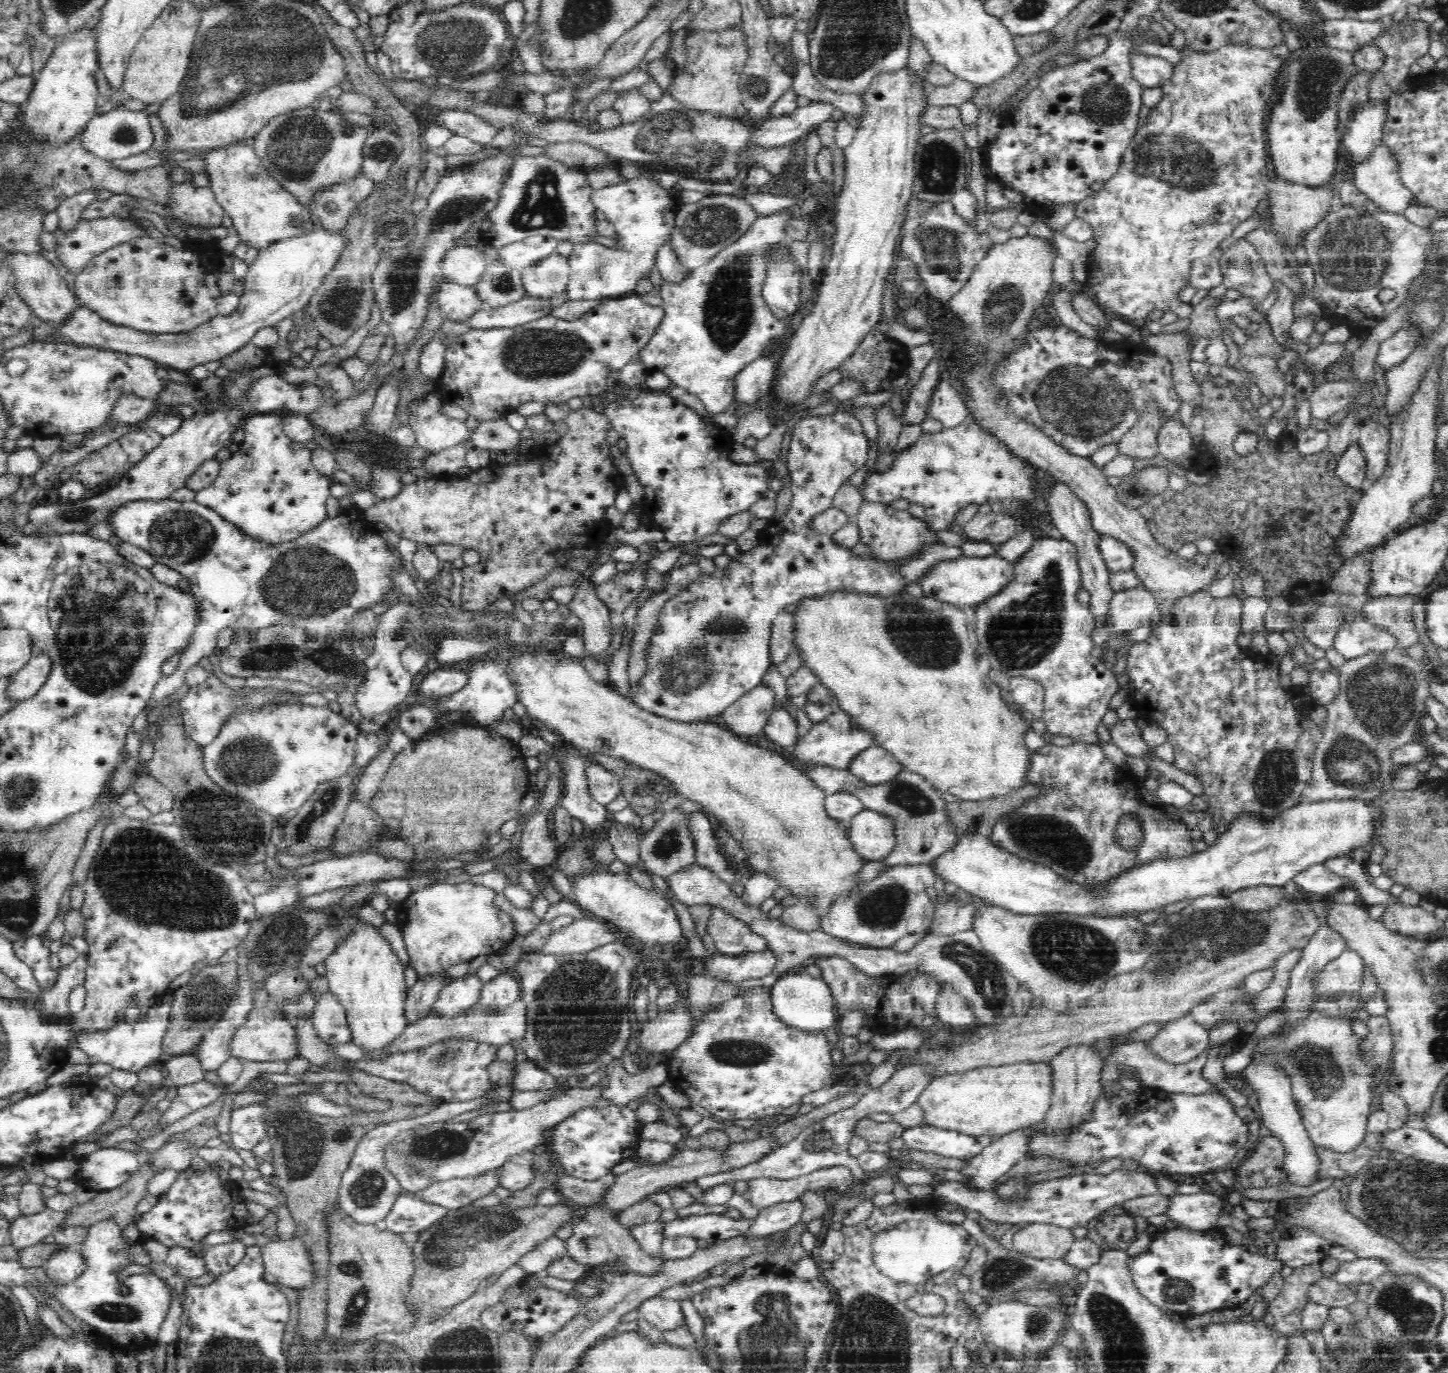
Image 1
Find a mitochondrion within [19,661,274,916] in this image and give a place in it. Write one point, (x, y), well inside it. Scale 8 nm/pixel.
(234, 836)

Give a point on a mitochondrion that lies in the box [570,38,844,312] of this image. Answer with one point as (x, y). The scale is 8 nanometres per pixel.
(674, 132)

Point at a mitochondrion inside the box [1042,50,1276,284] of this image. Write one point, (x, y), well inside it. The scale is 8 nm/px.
(1181, 158)

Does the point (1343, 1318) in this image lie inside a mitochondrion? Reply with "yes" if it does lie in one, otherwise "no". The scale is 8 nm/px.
no

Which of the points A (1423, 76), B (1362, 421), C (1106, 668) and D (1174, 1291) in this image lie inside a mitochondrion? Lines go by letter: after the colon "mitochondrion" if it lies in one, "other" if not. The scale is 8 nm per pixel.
A: other
B: other
C: other
D: mitochondrion

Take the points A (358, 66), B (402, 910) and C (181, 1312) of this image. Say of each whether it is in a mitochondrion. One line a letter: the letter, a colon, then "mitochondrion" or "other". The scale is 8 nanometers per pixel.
A: other
B: other
C: other

